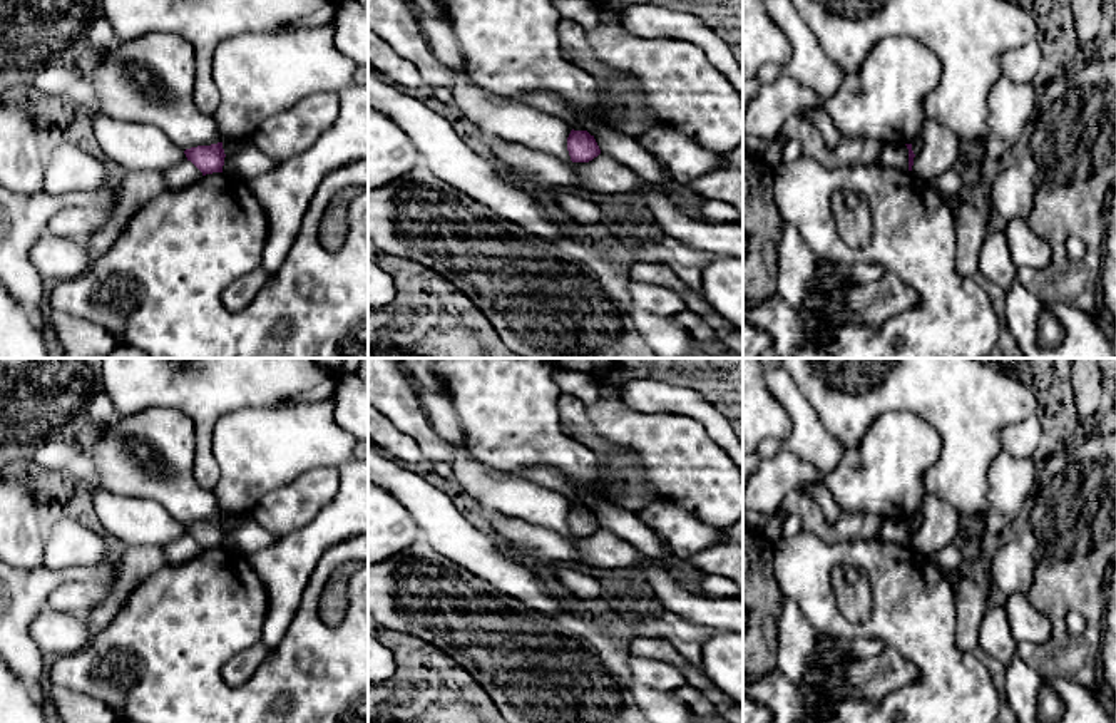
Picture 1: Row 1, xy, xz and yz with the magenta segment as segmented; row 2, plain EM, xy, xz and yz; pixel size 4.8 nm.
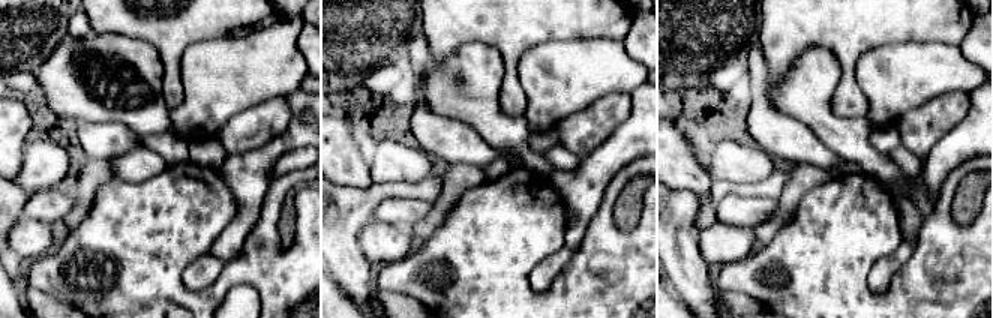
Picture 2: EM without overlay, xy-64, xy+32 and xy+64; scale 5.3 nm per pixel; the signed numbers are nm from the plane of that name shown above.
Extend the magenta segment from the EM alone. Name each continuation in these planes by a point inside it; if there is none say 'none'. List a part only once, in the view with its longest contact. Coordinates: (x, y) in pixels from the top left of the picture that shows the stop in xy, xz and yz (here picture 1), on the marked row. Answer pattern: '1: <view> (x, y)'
none

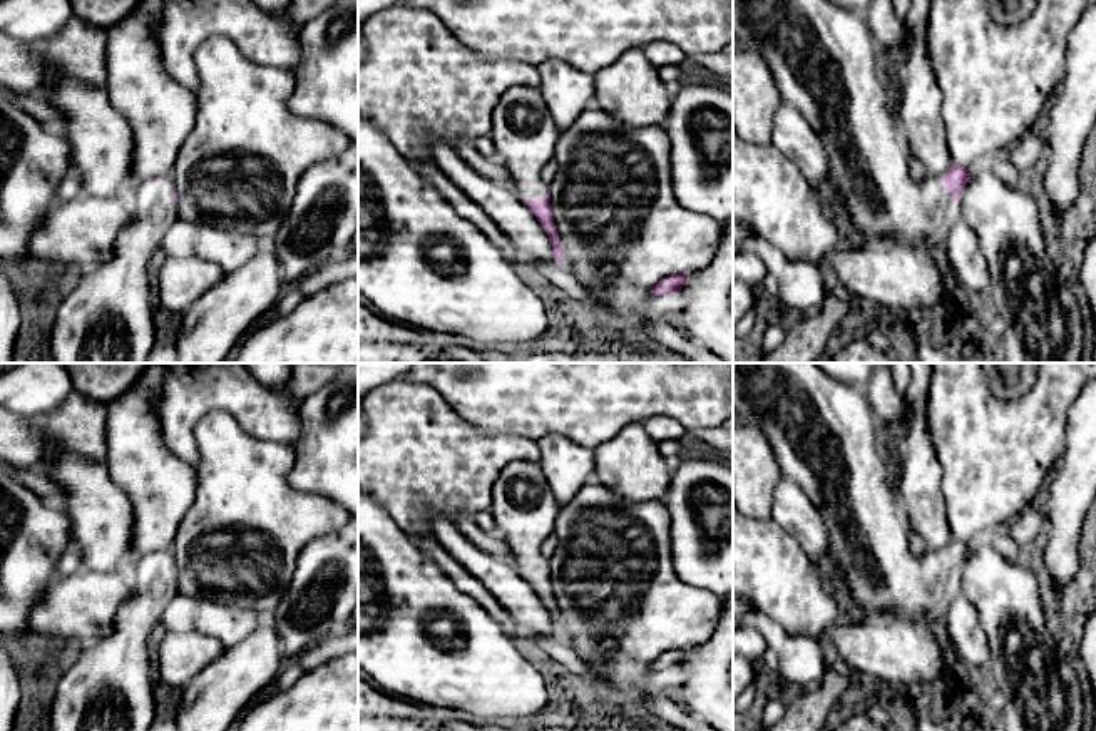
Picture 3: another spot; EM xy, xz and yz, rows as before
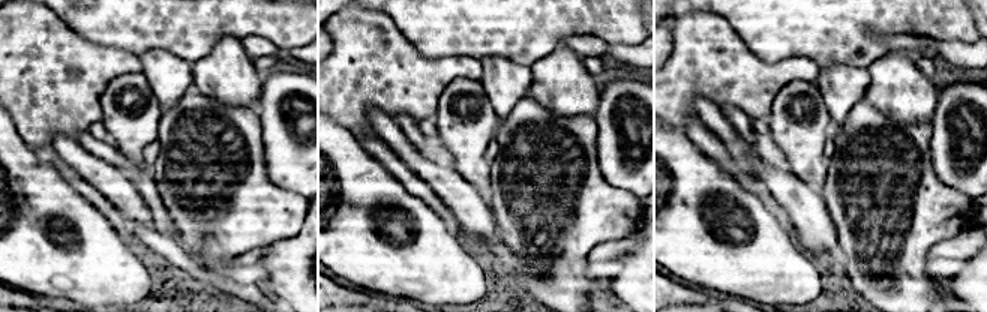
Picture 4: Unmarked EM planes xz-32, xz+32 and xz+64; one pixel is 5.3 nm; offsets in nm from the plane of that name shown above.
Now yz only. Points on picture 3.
1: yz (822, 57)

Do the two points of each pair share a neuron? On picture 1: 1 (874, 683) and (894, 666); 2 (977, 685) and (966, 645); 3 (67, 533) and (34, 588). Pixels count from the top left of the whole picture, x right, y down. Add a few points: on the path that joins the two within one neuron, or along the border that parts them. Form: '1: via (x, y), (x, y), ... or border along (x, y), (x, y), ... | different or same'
1: via (879, 678), (889, 670) | same
2: border along (957, 613), (956, 646), (961, 651), (971, 653) | different
3: border along (84, 564), (62, 569), (44, 568) | different

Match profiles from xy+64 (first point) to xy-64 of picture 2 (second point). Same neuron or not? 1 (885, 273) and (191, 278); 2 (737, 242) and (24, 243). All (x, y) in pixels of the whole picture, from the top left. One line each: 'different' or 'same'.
1: same
2: same

